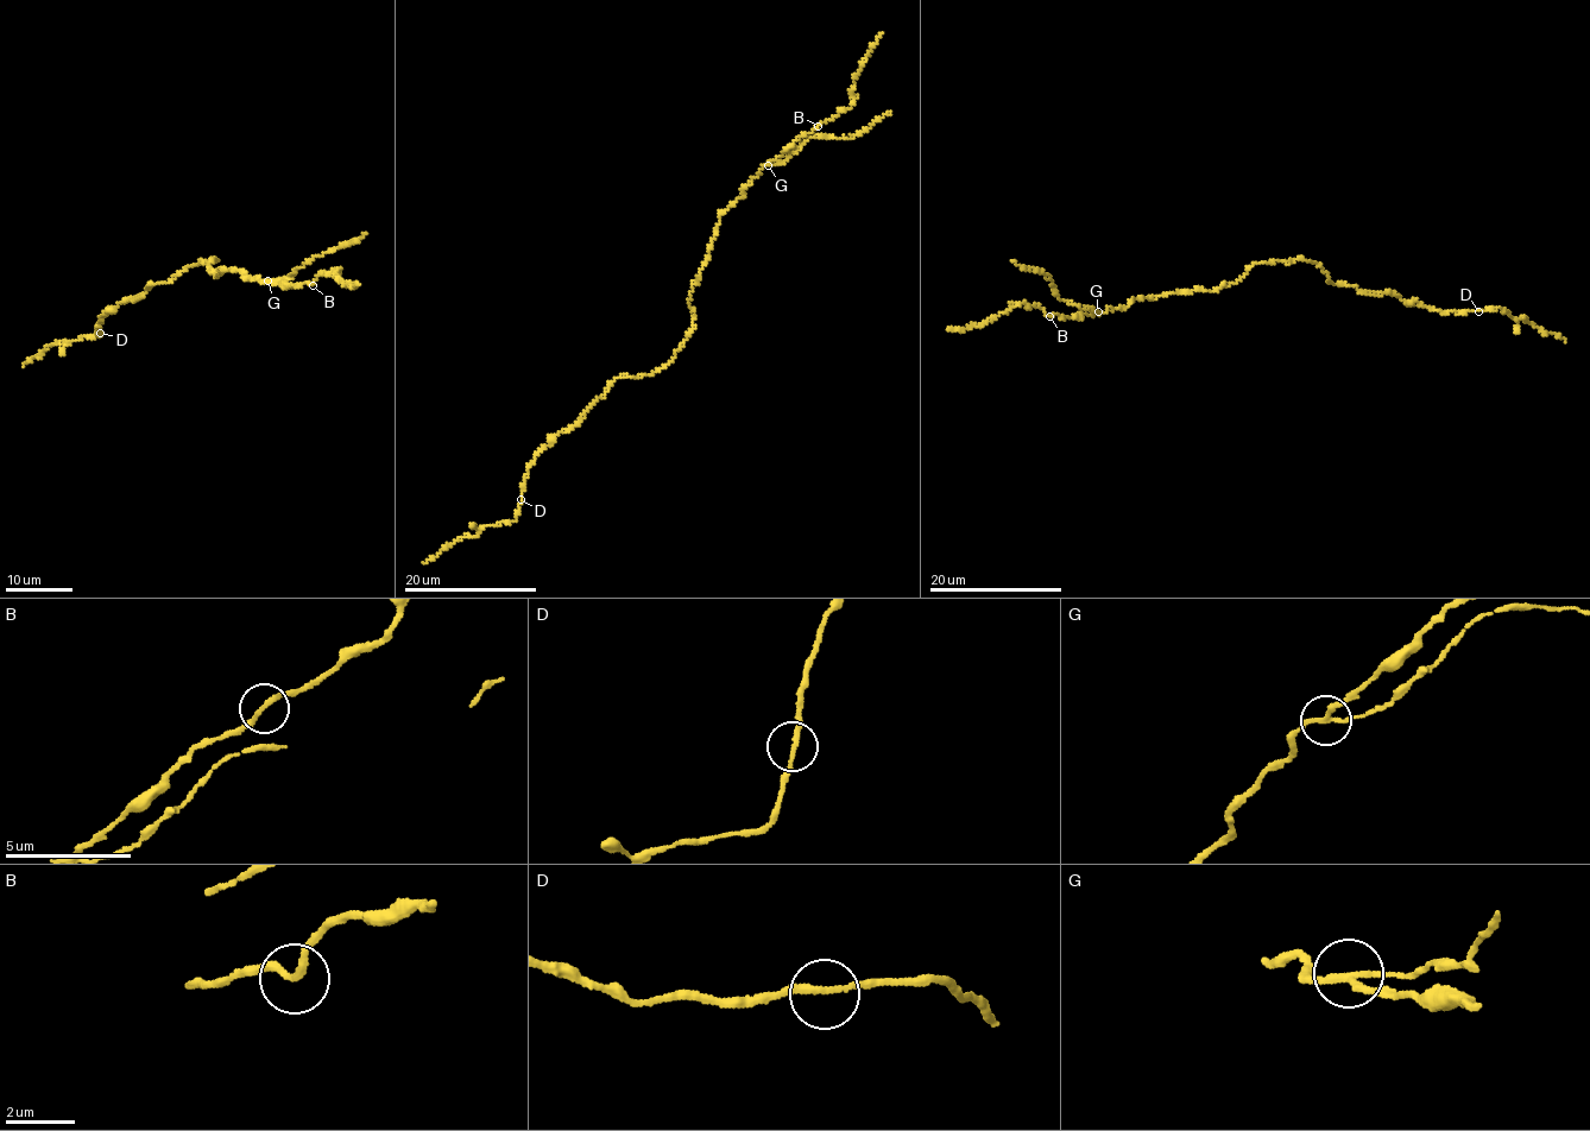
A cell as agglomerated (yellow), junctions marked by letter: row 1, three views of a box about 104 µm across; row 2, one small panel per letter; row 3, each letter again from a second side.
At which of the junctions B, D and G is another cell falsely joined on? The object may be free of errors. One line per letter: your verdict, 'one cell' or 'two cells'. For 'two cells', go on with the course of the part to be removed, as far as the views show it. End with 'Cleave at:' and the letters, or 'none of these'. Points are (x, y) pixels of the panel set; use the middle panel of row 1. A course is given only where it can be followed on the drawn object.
B: one cell
D: one cell
G: two cells | (768, 165), (781, 163), (814, 137), (857, 136), (891, 111)
Cleave at: G

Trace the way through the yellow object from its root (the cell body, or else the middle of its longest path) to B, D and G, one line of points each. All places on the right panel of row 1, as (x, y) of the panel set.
B: (1262, 264), (1254, 264), (1240, 279), (1212, 290), (1136, 297), (1123, 307), (1093, 315), (1049, 316)
D: (1262, 264), (1310, 260), (1327, 273), (1330, 282), (1398, 295), (1442, 313), (1478, 311)
G: (1262, 264), (1254, 264), (1240, 279), (1212, 290), (1136, 297), (1123, 307), (1098, 311)

